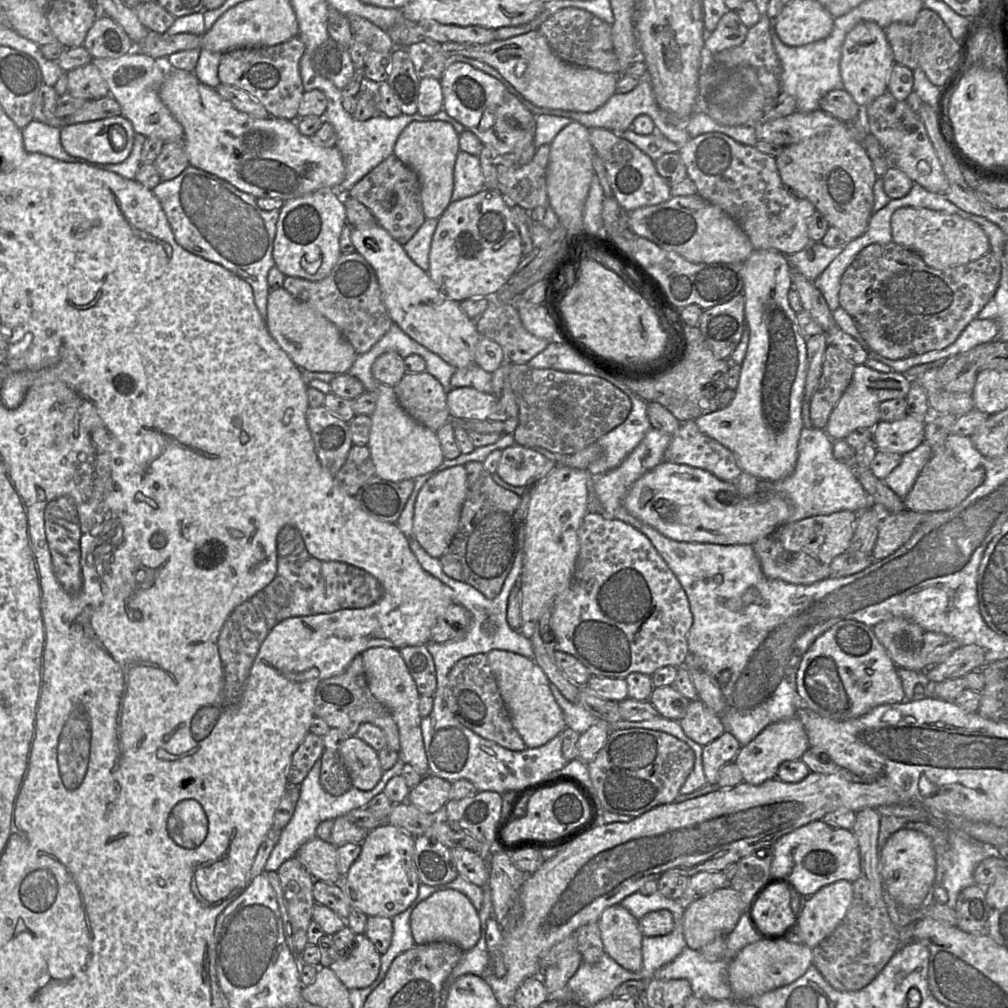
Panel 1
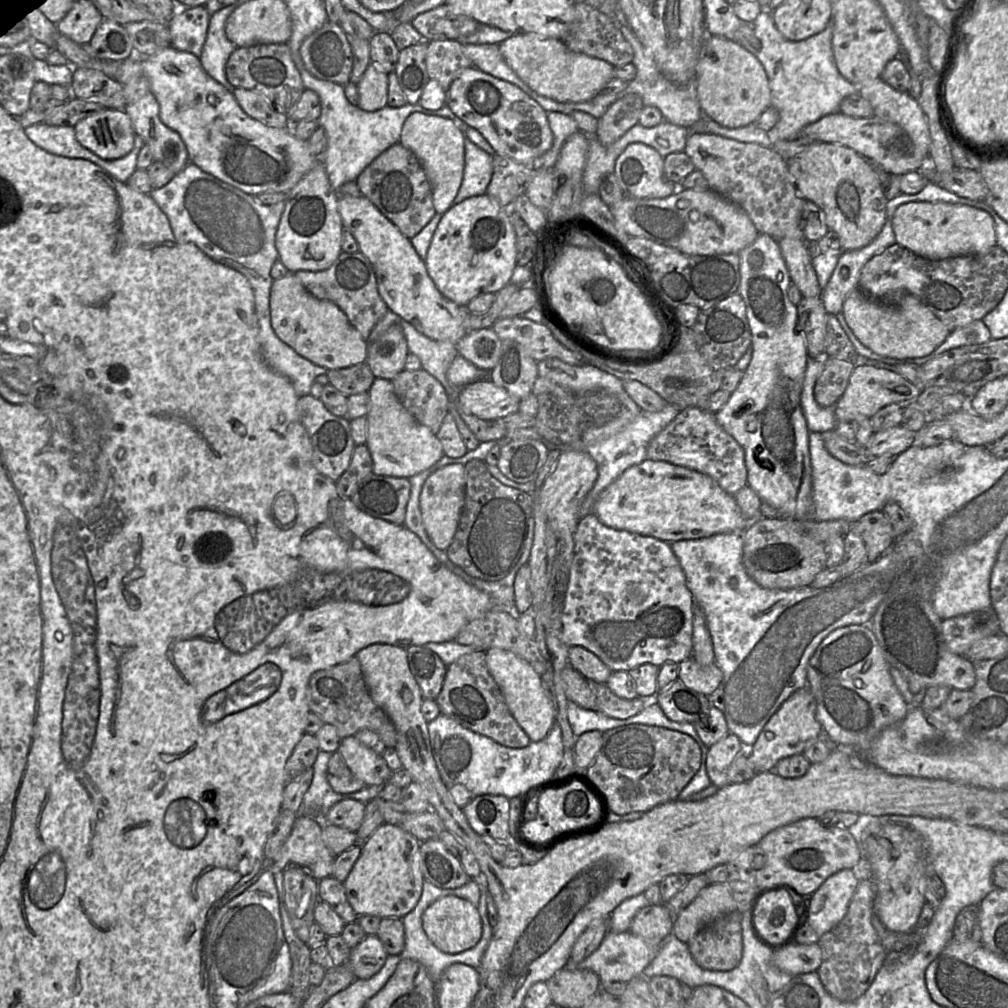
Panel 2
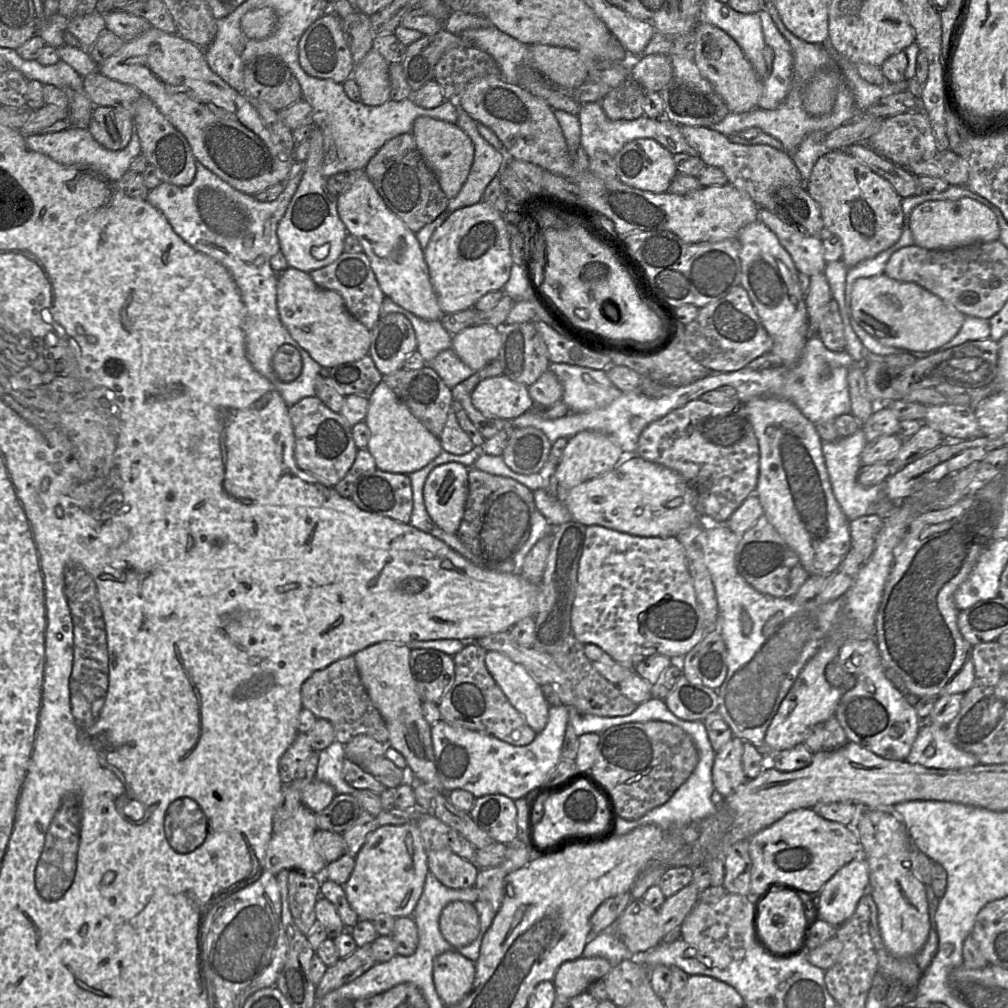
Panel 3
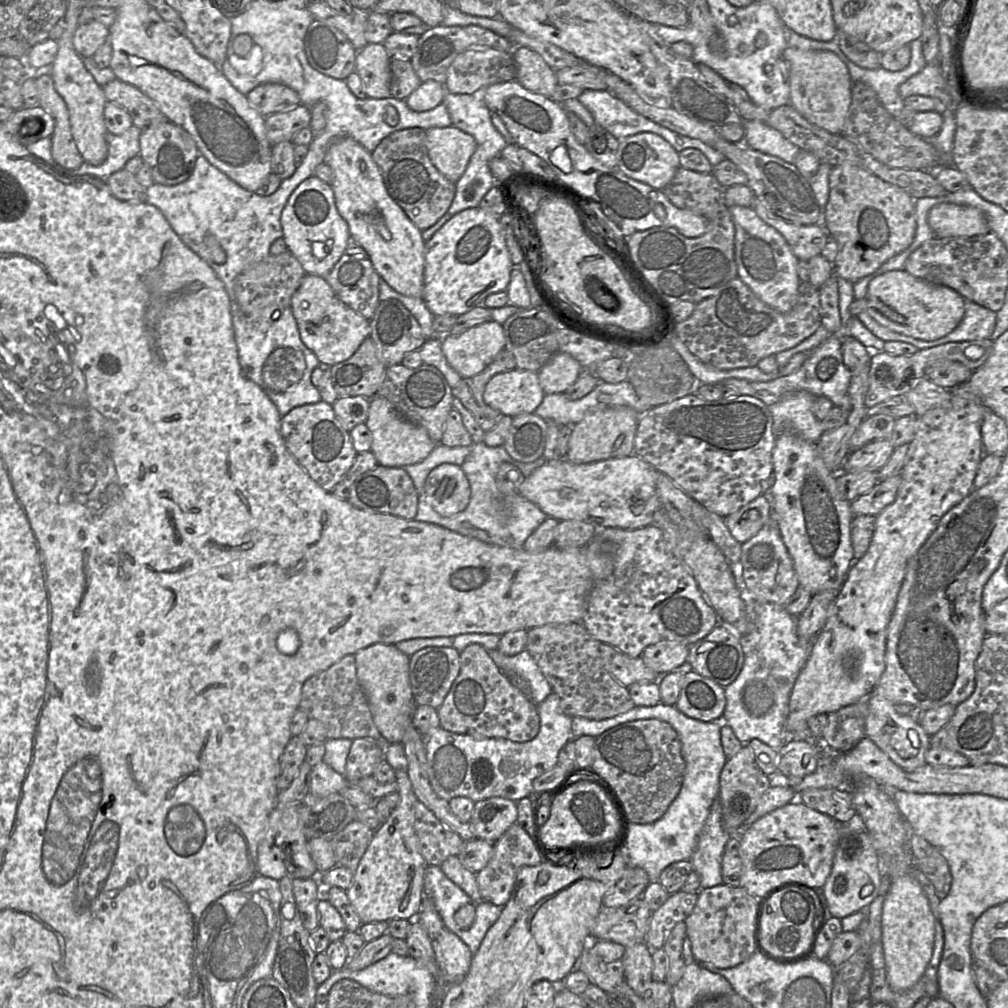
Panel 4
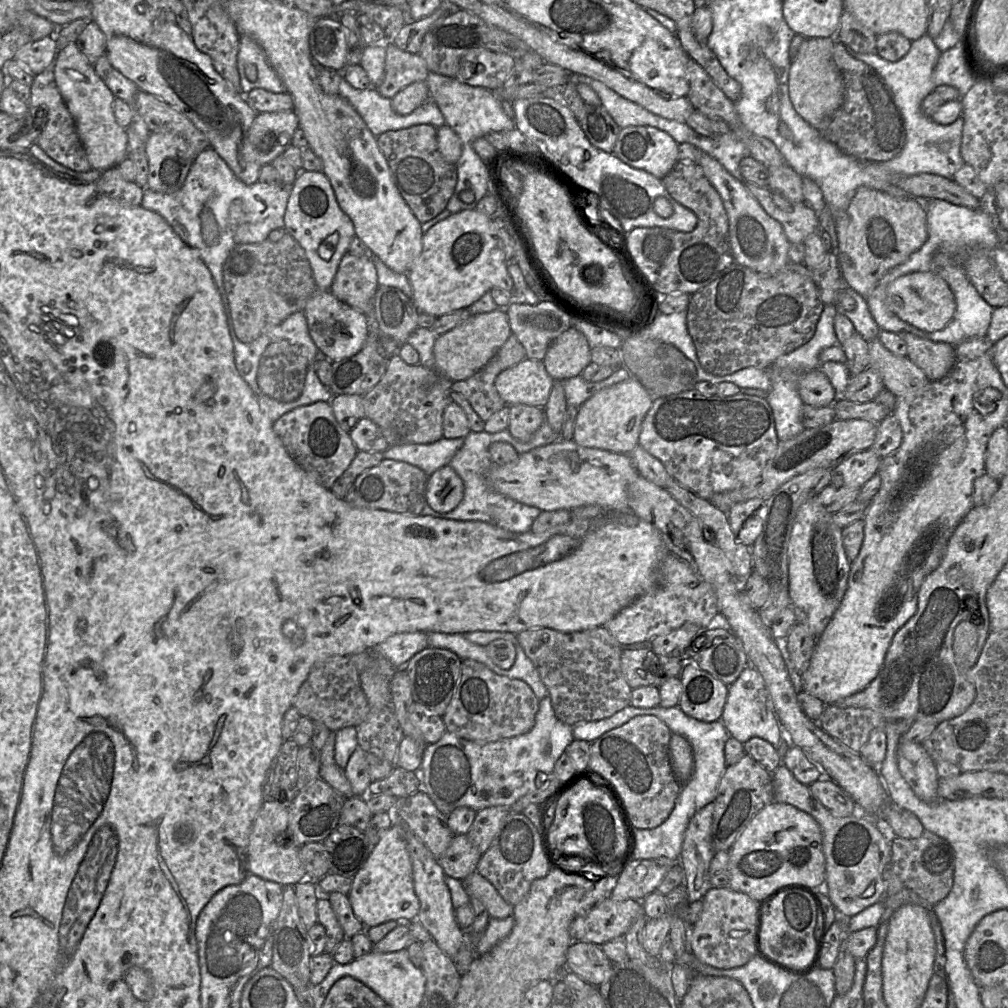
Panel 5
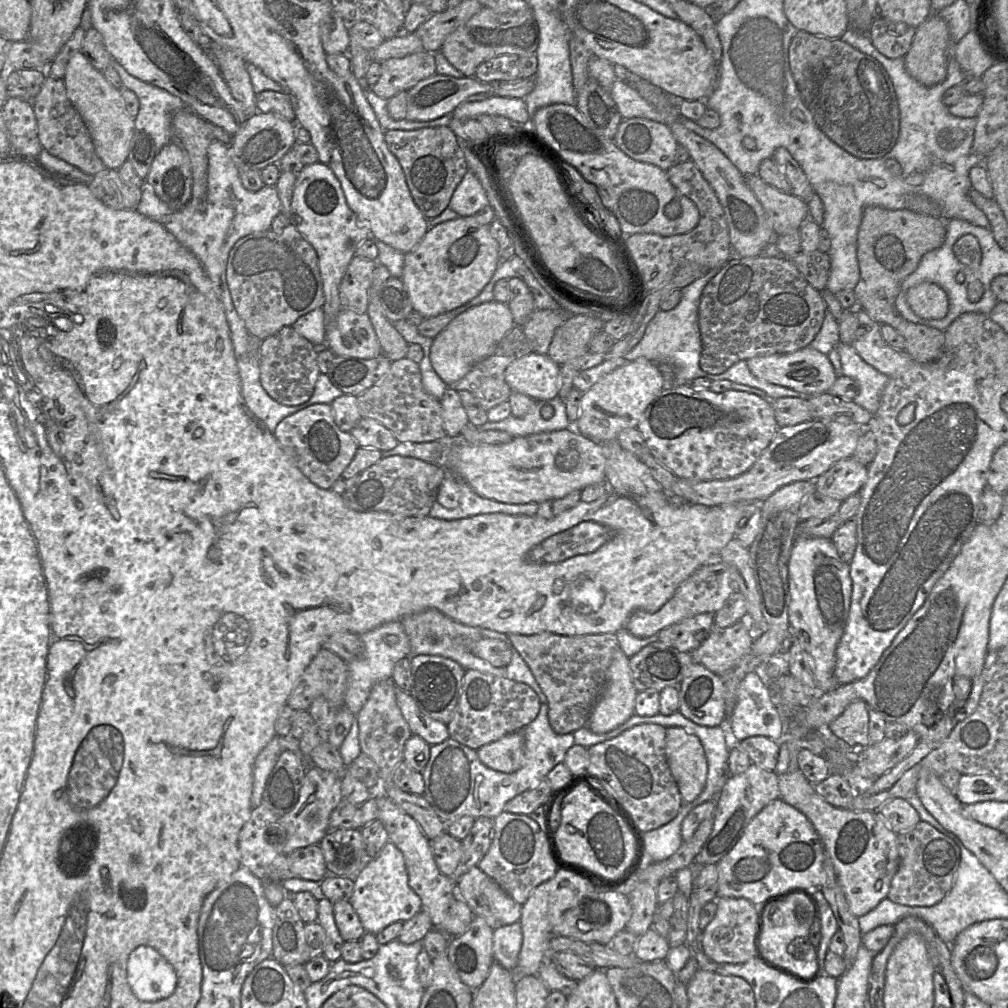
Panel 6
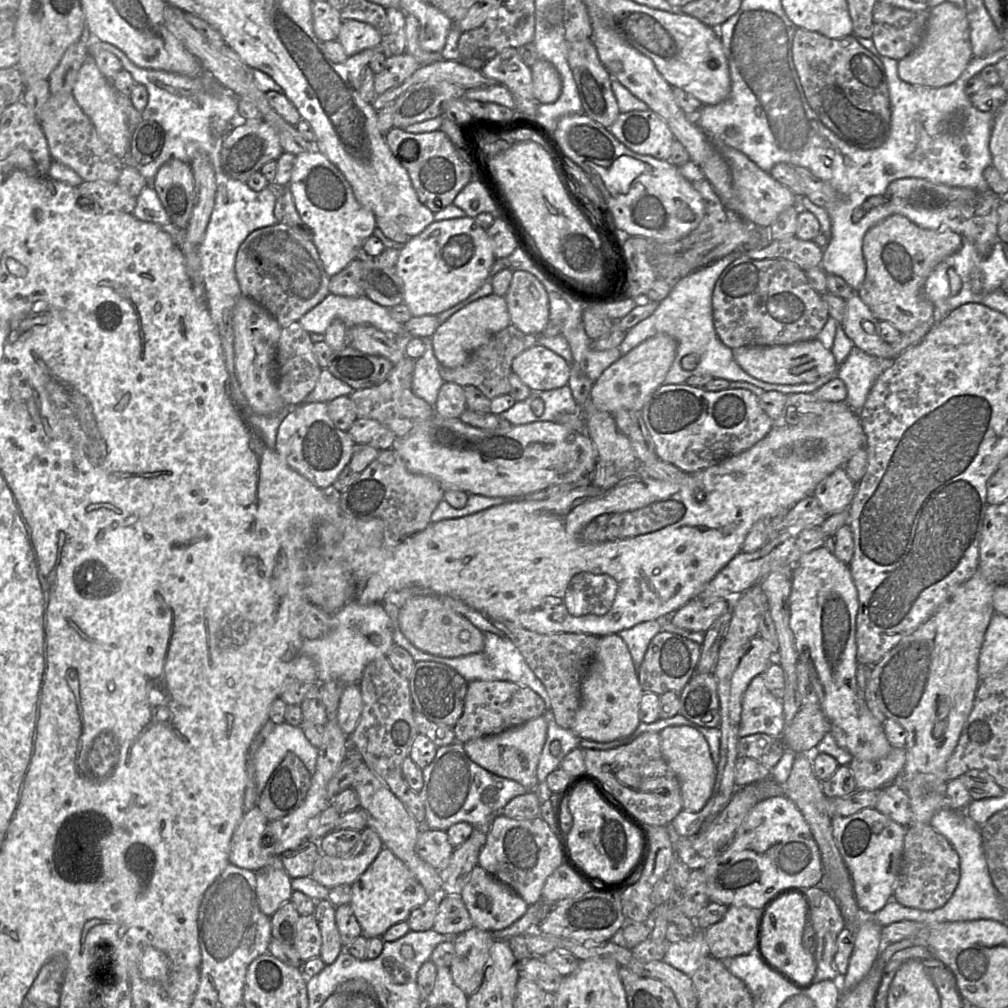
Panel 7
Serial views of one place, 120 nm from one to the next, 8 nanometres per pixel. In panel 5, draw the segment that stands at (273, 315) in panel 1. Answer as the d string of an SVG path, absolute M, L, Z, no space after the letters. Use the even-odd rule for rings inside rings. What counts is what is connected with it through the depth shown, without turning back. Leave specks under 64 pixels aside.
M317 289L306 302L303 312L311 338L317 348L332 362L357 354L369 334L367 316L339 300L330 290Z

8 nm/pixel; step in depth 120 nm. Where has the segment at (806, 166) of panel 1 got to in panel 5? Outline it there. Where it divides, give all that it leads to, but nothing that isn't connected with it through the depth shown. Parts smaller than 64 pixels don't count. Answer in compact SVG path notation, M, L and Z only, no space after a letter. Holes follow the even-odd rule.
M865 186L856 190L848 208L836 217L835 229L843 282L866 299L890 269L903 263L928 238L926 212L915 197L894 197Z

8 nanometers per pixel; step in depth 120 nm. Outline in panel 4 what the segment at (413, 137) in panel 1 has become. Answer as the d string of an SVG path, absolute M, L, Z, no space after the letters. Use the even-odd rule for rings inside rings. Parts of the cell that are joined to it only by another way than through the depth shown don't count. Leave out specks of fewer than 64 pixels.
M451 125L426 130L426 146L436 169L456 183L476 151L477 142L470 134Z

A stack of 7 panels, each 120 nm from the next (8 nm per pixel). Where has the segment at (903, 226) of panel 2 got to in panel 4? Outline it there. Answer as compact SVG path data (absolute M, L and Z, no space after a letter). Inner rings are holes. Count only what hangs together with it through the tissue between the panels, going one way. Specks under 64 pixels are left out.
M937 204L929 210L927 222L935 238L971 237L990 232L985 214L969 205Z

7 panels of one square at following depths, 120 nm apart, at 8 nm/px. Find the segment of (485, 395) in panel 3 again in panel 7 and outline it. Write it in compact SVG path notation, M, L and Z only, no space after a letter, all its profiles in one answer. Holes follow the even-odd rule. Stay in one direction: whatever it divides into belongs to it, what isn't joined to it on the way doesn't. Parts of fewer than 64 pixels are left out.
M537 343L515 357L511 370L531 390L548 391L568 384L571 365Z

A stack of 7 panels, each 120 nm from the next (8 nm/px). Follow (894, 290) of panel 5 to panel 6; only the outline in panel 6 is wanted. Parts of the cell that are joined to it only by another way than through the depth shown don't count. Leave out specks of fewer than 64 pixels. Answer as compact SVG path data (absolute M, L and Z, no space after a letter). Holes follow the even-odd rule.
M922 282L908 289L906 301L923 319L942 319L948 312L948 296L937 284Z

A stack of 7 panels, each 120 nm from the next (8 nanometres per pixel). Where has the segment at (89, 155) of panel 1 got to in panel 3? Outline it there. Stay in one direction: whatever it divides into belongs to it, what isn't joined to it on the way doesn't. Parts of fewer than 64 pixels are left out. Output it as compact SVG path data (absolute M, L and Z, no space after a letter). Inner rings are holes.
M98 106L93 110L87 130L105 149L119 151L130 142L134 123L125 110Z

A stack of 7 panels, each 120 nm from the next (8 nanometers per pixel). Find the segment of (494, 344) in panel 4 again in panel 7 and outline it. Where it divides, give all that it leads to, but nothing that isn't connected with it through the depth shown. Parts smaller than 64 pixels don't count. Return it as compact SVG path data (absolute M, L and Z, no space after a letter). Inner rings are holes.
M494 293L482 297L440 324L432 335L432 347L439 364L453 369L466 362L470 354L486 344L493 335L511 324L505 297Z

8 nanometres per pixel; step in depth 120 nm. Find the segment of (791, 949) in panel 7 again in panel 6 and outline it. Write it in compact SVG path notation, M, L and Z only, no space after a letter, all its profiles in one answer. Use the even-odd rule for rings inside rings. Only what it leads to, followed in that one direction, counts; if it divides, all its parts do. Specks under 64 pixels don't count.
M794 894L772 903L763 913L760 951L772 962L785 966L804 978L810 978L816 969L816 948L810 943L809 931L813 924L813 907L803 894Z

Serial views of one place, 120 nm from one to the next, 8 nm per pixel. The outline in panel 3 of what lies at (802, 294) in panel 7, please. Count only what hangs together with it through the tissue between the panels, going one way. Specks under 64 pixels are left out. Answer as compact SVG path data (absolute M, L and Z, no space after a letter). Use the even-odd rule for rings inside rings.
M739 285L723 298L698 309L696 318L685 325L684 344L688 354L706 368L717 372L734 372L768 353L772 339L763 327L746 290Z

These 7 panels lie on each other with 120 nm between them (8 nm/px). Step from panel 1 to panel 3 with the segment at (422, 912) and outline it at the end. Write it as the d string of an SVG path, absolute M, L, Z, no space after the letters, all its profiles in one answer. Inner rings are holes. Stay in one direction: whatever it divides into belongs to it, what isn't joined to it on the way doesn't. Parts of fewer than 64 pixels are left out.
M453 901L441 912L439 928L444 939L455 948L472 943L479 935L480 920L474 904Z

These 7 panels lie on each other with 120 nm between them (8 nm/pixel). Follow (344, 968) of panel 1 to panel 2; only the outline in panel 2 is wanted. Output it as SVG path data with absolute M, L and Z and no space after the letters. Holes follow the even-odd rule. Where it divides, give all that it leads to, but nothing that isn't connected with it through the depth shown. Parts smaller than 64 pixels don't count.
M366 935L351 950L346 964L356 979L369 979L382 969L387 957L384 945L377 935Z

